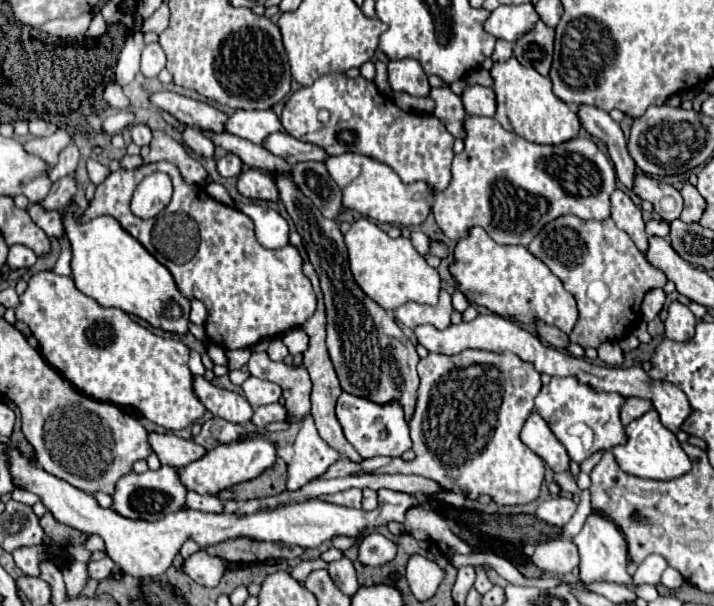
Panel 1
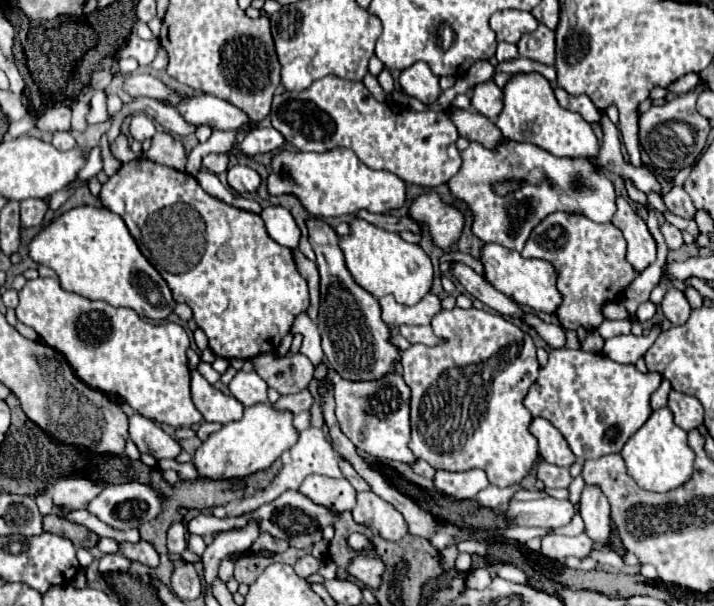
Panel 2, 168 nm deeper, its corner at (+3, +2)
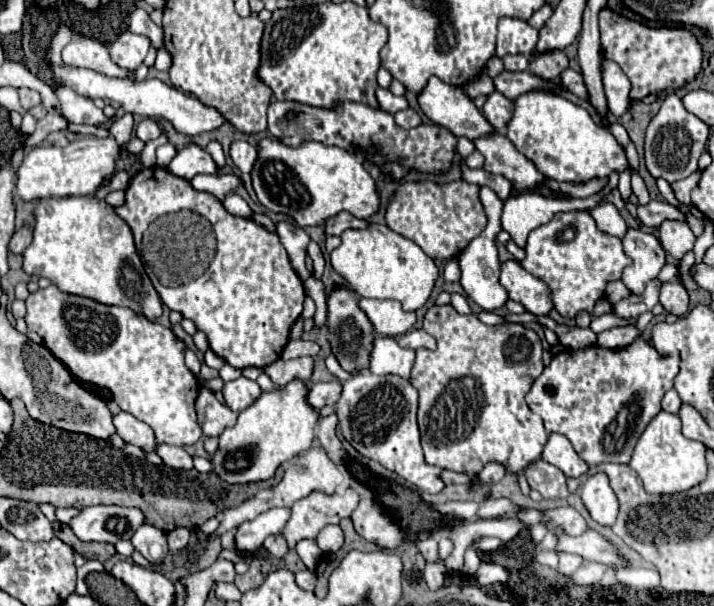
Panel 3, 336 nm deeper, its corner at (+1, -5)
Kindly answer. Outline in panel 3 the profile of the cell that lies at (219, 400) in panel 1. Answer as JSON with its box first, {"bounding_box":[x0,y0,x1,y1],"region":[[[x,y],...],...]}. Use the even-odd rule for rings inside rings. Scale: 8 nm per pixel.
{"bounding_box":[195,387,237,437],"region":[[[205,387],[199,389],[195,405],[203,435],[219,437],[227,427],[233,427],[233,423],[237,421],[237,413],[233,413],[225,403],[217,401],[217,397]]]}

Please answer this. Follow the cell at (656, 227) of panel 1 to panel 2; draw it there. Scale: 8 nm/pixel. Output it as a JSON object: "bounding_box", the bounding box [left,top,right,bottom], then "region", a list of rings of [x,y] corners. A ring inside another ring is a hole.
{"bounding_box":[661,222,683,250],"region":[[[665,222],[665,224],[661,226],[661,234],[663,234],[663,238],[665,238],[669,250],[677,250],[677,248],[683,246],[683,234],[681,234],[681,230],[675,228],[673,224]]]}

